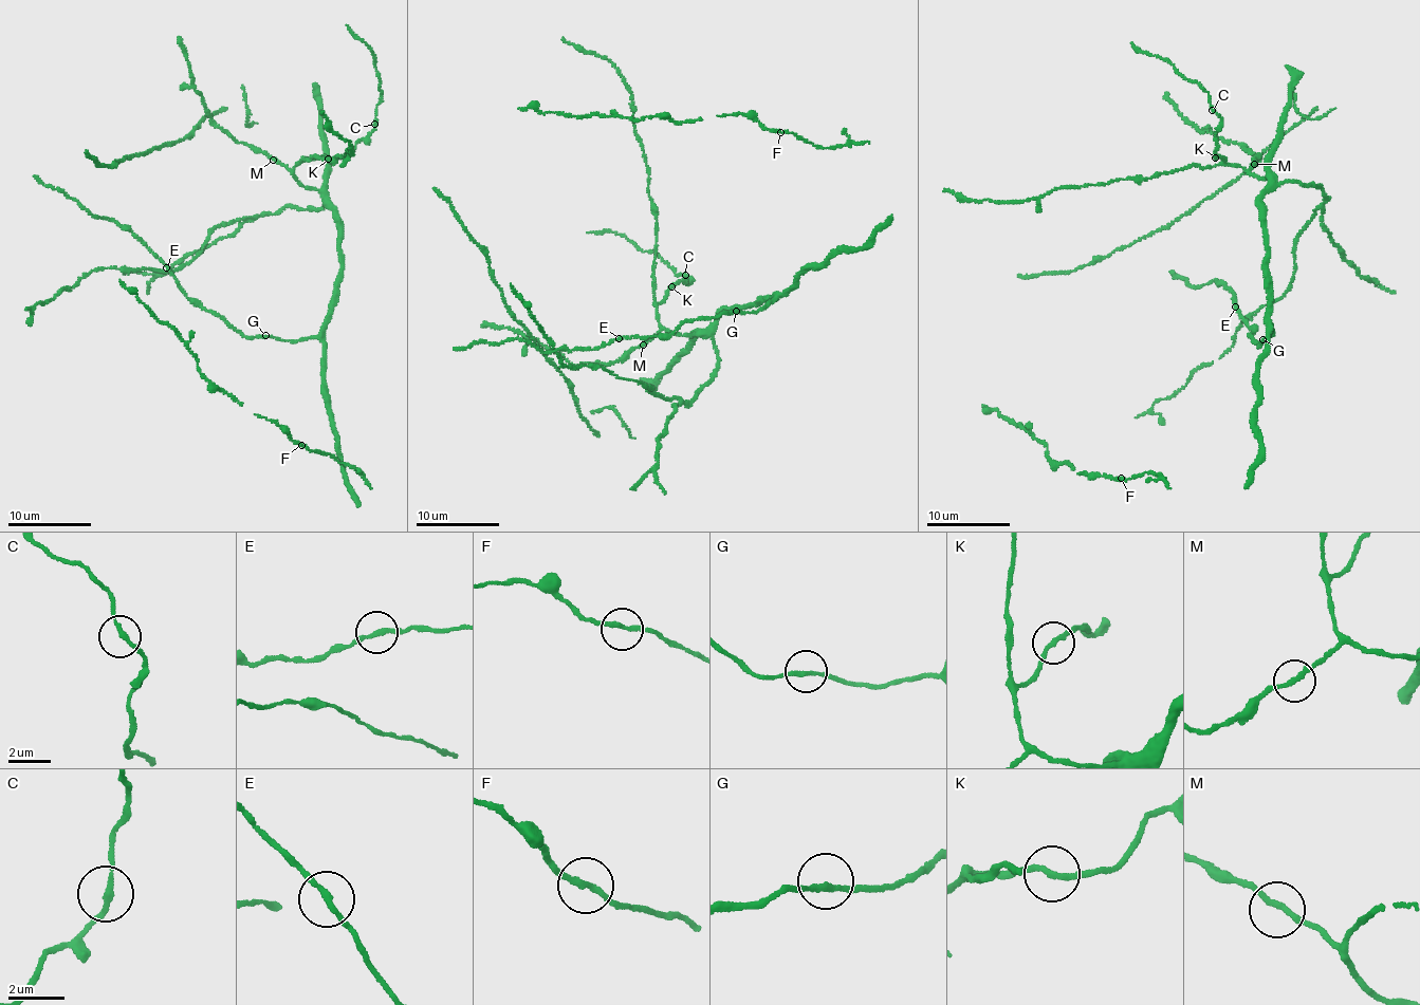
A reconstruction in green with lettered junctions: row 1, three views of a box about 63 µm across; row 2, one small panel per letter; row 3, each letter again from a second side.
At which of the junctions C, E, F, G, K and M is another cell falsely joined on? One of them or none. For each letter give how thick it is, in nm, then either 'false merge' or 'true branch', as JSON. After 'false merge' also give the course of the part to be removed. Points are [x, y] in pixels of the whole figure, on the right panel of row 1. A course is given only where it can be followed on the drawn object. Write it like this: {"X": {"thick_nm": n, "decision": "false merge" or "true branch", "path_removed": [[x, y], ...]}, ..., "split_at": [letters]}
{"C": {"thick_nm": 200, "decision": "true branch"}, "E": {"thick_nm": 200, "decision": "true branch"}, "F": {"thick_nm": 200, "decision": "true branch"}, "G": {"thick_nm": 200, "decision": "true branch"}, "K": {"thick_nm": 200, "decision": "true branch"}, "M": {"thick_nm": 200, "decision": "true branch"}, "split_at": []}

